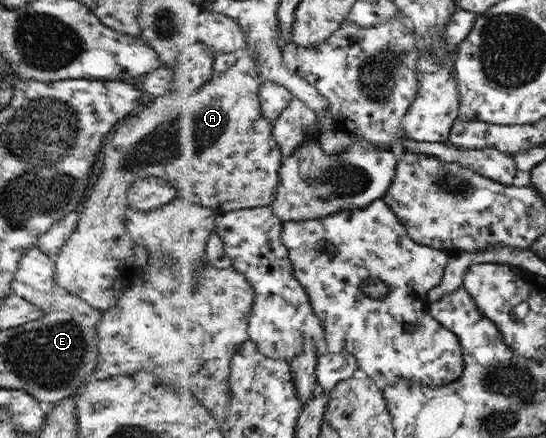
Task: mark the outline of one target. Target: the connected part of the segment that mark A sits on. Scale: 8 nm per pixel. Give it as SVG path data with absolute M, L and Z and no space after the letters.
M247 47L235 65L217 73L207 86L197 92L165 93L153 97L148 106L139 108L115 127L102 149L102 173L90 196L82 203L77 228L54 258L55 279L63 290L104 311L116 306L133 282L142 278L143 269L135 265L134 242L127 234L125 222L128 207L126 196L132 185L131 168L135 174L143 172L146 176L169 181L178 199L191 199L221 213L273 205L281 184L284 151L277 140L273 121L263 113L261 92L265 84L265 77L259 71L259 53L255 47Z

